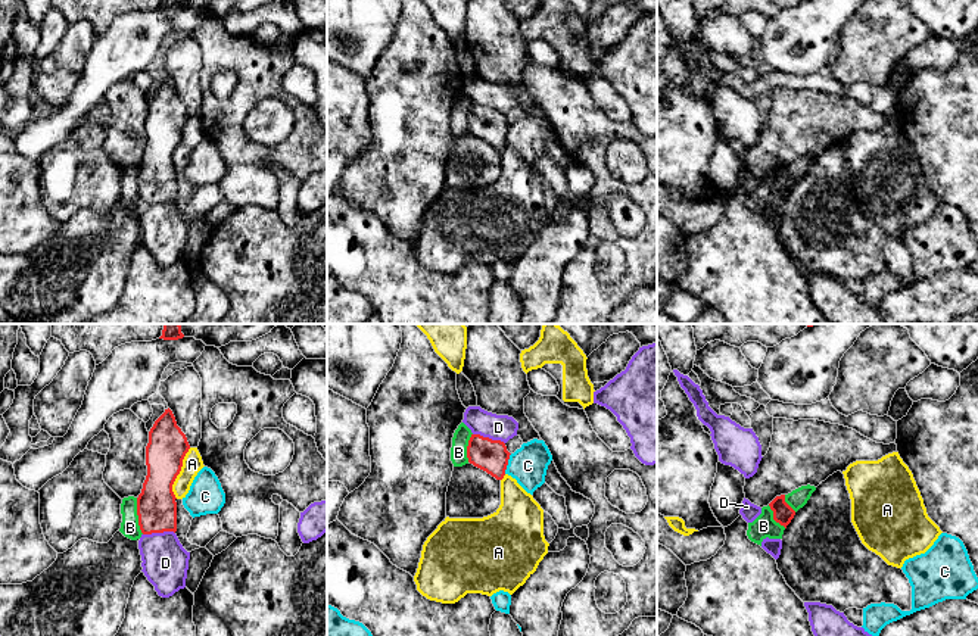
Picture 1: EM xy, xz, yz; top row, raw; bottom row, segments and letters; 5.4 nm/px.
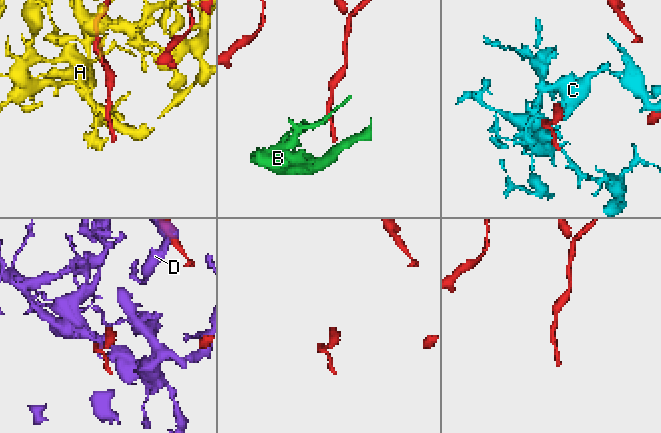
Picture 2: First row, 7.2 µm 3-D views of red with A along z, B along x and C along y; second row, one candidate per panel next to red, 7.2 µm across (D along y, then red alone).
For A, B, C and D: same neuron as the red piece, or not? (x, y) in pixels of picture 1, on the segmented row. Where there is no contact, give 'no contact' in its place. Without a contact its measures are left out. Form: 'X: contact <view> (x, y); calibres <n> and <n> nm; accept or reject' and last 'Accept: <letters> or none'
A: contact xy (178, 473); calibres 220 and 110 nm; reject
B: contact xy (137, 514); calibres 220 and 100 nm; reject
C: contact xz (507, 464); calibres 180 and 200 nm; reject
D: contact xy (158, 532); calibres 220 and 260 nm; reject
Accept: none

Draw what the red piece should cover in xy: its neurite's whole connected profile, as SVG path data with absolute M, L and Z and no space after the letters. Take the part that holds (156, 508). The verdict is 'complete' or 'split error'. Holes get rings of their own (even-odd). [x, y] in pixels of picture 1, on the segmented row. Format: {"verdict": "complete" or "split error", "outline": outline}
{"verdict": "complete", "outline": "M168 408L155 421L146 446L147 476L137 498L143 534L177 531L177 502L172 484L181 471L190 445Z"}

